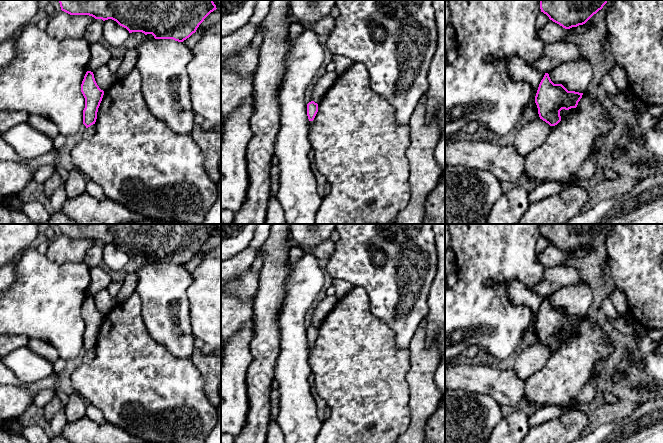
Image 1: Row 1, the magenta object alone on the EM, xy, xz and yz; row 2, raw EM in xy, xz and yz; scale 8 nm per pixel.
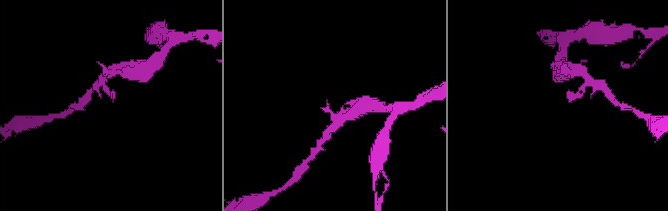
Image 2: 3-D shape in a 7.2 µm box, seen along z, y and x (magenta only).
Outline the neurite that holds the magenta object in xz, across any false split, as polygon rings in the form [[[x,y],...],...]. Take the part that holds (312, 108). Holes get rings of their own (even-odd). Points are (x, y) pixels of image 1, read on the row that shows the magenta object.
[[[311,101],[307,104],[307,116],[309,121],[313,121],[318,112],[318,104]]]

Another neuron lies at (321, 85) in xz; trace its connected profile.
[[[335,71],[326,72],[321,77],[316,77],[312,85],[312,101],[319,104],[324,94],[330,89],[330,87],[334,84],[337,78],[338,74]]]

